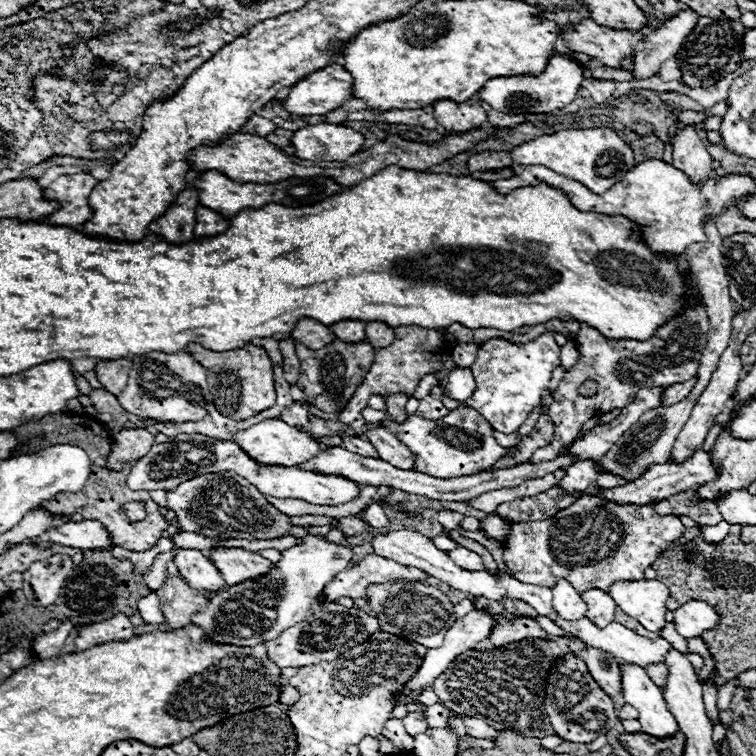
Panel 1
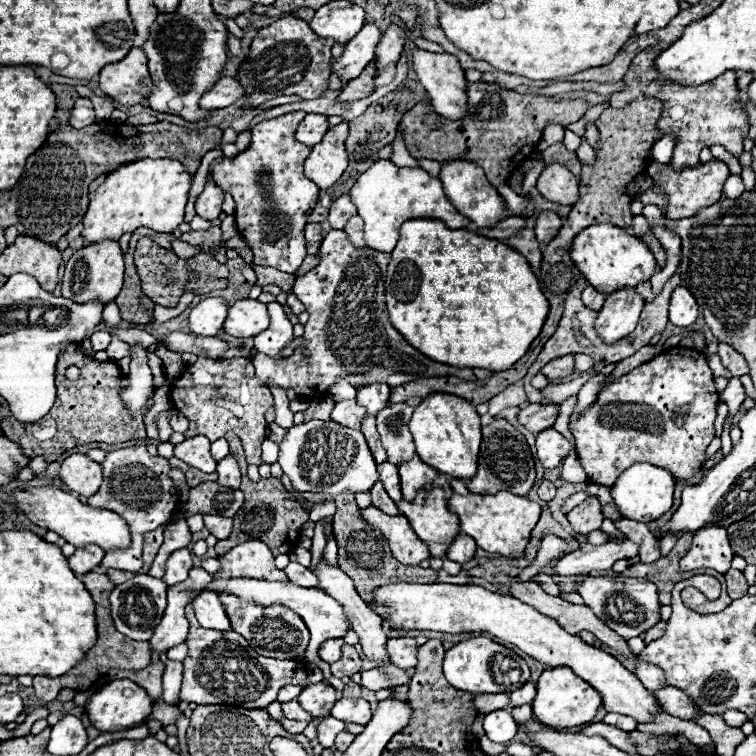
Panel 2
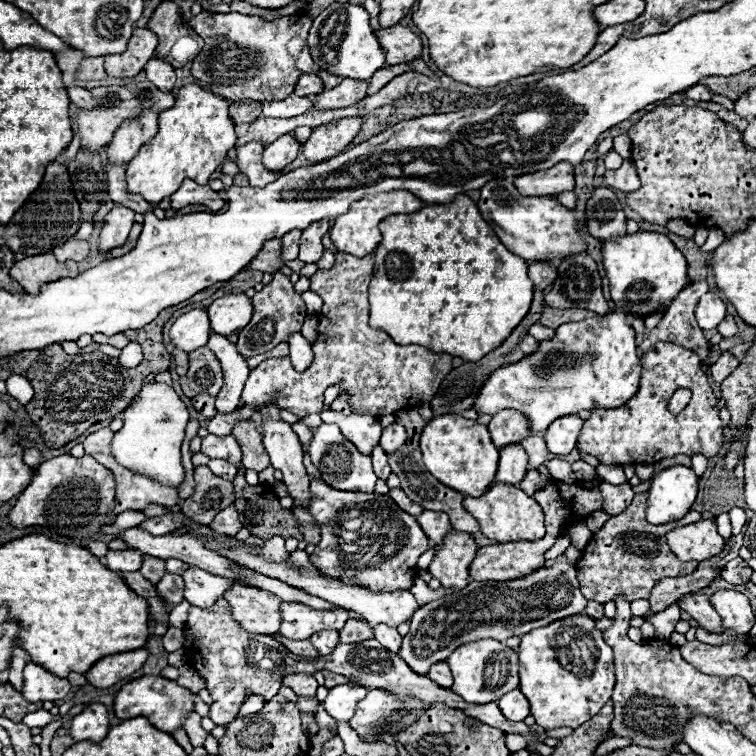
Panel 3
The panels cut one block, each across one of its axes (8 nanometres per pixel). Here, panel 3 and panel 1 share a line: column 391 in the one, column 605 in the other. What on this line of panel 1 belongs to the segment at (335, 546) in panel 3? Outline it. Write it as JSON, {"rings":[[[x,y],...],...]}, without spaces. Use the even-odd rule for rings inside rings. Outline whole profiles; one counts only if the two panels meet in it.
{"rings":[[[584,496],[548,520],[512,524],[504,542],[504,564],[516,580],[534,586],[552,588],[558,578],[566,578],[580,594],[590,588],[608,590],[618,580],[640,580],[644,570],[652,566],[652,560],[658,556],[658,552],[666,544],[674,542],[674,538],[682,536],[682,528],[684,526],[678,516],[660,516],[652,506],[620,506],[600,496]]]}

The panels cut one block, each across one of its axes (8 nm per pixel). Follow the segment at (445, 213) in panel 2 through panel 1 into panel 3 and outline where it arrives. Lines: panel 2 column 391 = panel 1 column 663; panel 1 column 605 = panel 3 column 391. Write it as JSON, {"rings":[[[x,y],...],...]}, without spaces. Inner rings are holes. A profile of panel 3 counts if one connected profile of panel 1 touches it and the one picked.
{"rings":[[[388,192],[388,194],[374,194],[368,198],[362,198],[358,202],[354,202],[346,214],[342,214],[334,220],[330,238],[338,252],[346,252],[346,254],[354,254],[354,256],[372,254],[382,240],[382,236],[378,232],[380,220],[384,220],[386,216],[392,216],[392,214],[410,214],[410,212],[420,210],[422,206],[424,206],[424,202],[410,192]]]}

